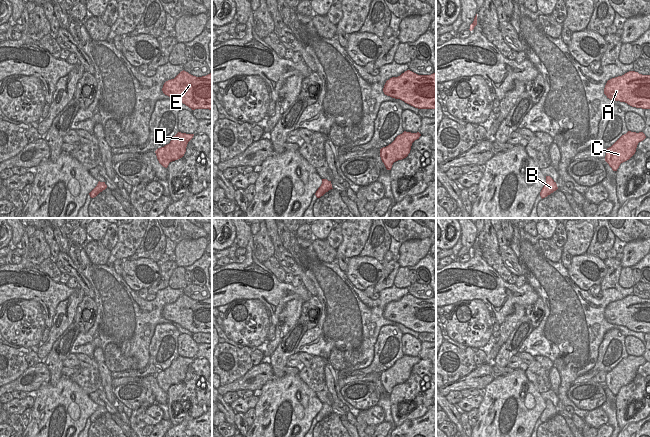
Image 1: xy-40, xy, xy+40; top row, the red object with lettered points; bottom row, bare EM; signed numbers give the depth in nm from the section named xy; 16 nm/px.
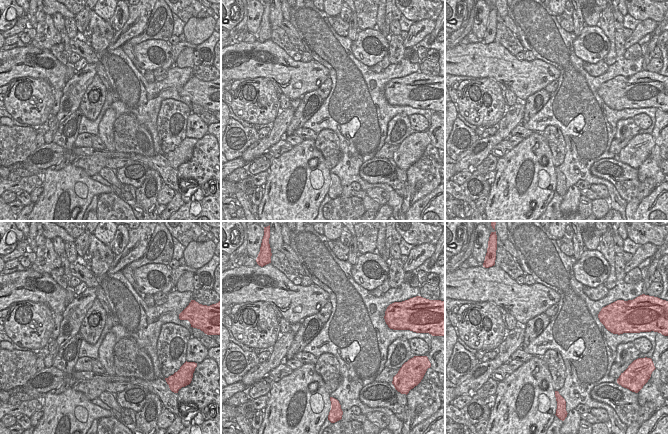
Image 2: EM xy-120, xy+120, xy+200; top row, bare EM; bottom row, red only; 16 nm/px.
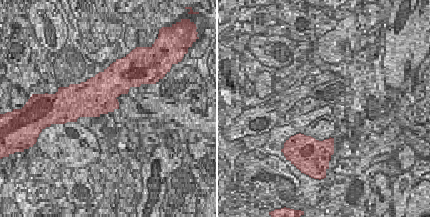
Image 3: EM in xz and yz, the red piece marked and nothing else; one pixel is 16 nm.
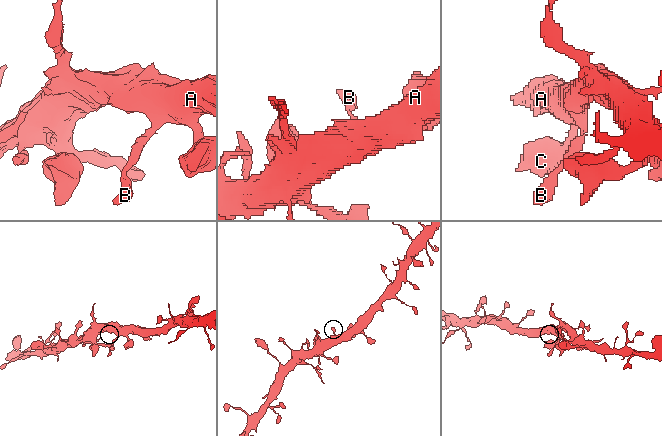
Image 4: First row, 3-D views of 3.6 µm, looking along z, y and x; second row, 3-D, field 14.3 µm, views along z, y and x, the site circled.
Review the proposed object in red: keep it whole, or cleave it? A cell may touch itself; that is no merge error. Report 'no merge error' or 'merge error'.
merge error

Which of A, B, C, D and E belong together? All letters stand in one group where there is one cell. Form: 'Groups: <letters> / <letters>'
Groups: A E / B C D.

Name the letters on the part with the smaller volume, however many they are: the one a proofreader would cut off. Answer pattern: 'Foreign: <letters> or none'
Foreign: B, C, D

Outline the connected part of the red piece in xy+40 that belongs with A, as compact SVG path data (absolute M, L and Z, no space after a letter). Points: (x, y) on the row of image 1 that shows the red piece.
M629 71L612 78L605 85L605 95L632 107L650 109L650 75Z

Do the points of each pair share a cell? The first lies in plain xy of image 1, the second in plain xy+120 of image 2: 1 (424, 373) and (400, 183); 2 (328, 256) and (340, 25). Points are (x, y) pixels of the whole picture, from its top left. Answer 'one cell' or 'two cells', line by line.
1: two cells
2: one cell

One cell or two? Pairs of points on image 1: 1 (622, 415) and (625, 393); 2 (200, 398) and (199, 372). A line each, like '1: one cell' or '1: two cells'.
1: one cell
2: one cell

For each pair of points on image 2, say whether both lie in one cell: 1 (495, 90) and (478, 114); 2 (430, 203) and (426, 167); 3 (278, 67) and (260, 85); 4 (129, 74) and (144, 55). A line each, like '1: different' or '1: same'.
1: same
2: different
3: different
4: different

